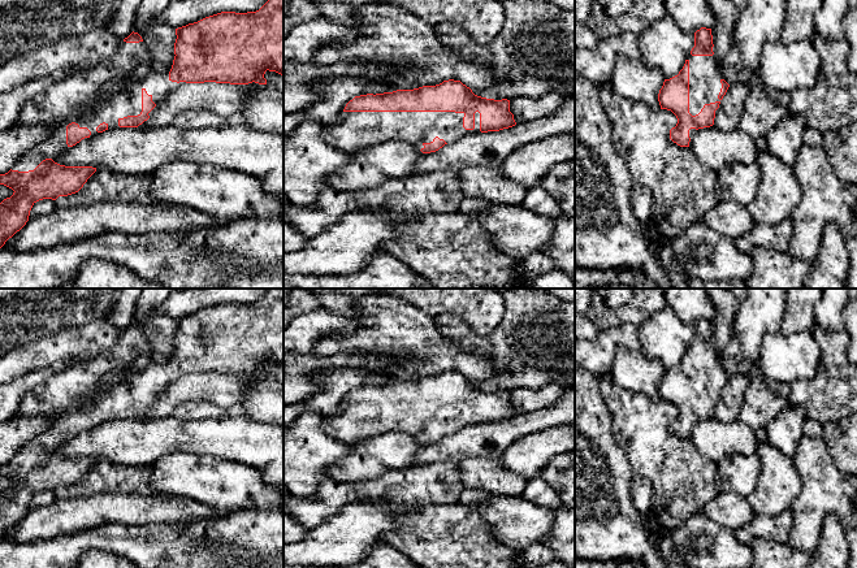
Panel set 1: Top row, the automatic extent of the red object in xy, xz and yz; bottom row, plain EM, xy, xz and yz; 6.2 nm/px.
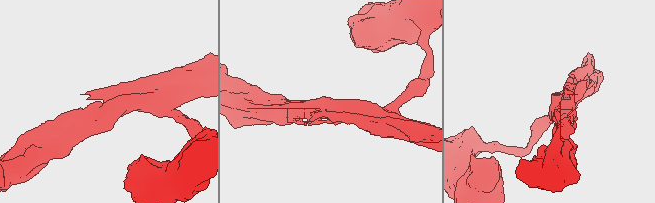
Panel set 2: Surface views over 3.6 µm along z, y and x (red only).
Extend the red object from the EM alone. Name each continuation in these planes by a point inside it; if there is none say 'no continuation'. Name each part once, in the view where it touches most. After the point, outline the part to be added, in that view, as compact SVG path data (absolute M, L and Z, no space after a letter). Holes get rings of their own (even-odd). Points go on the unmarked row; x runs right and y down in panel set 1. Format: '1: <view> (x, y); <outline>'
1: xz (356, 421); M342 403L339 413L321 420L332 438L350 446L388 432L403 432L421 441L436 428L455 434L480 424L479 403L473 421L463 419L463 408L455 403Z

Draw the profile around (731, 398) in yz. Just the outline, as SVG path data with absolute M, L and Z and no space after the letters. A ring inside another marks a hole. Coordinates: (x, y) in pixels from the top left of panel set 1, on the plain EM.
M745 374L730 376L726 386L720 391L718 403L715 404L715 419L723 422L737 421L749 381L750 378Z

